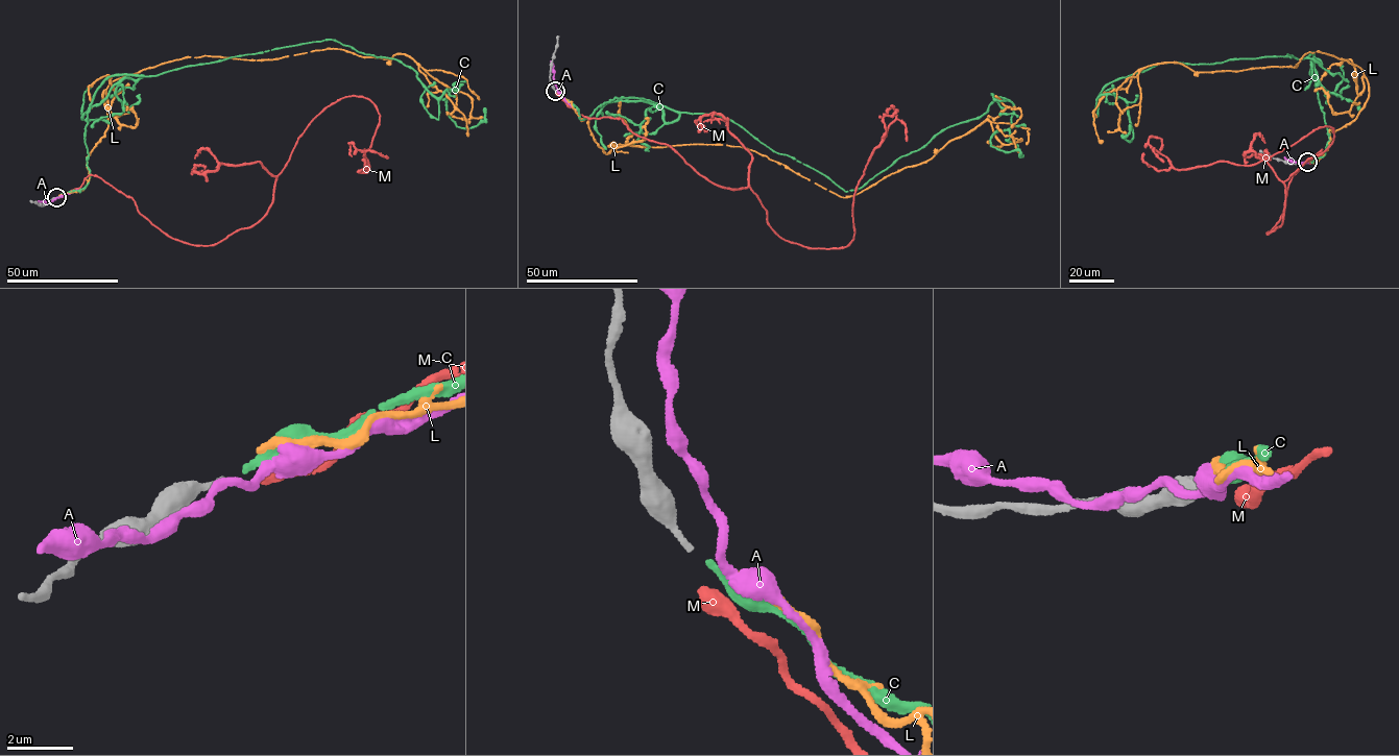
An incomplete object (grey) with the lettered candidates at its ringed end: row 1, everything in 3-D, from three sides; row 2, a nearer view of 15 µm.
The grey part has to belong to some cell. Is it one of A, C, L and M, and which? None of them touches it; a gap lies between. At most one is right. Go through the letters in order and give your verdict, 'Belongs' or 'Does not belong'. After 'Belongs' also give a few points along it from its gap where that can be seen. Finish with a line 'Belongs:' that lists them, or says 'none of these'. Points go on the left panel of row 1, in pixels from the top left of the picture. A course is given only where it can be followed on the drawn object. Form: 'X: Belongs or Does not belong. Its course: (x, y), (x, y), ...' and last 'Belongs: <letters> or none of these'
A: Does not belong
C: Does not belong
L: Does not belong
M: Does not belong
Belongs: none of these

